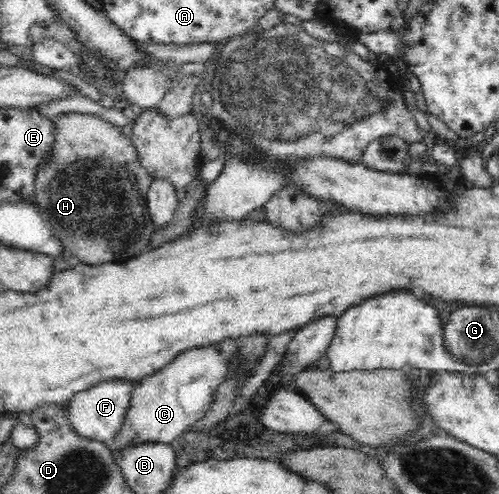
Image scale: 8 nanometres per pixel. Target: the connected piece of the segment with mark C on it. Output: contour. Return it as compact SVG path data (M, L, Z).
M231 338L217 343L183 352L159 372L135 382L121 432L108 443L115 461L119 452L127 450L131 444L170 444L207 414L218 386L226 379L229 363L239 355L238 340Z

